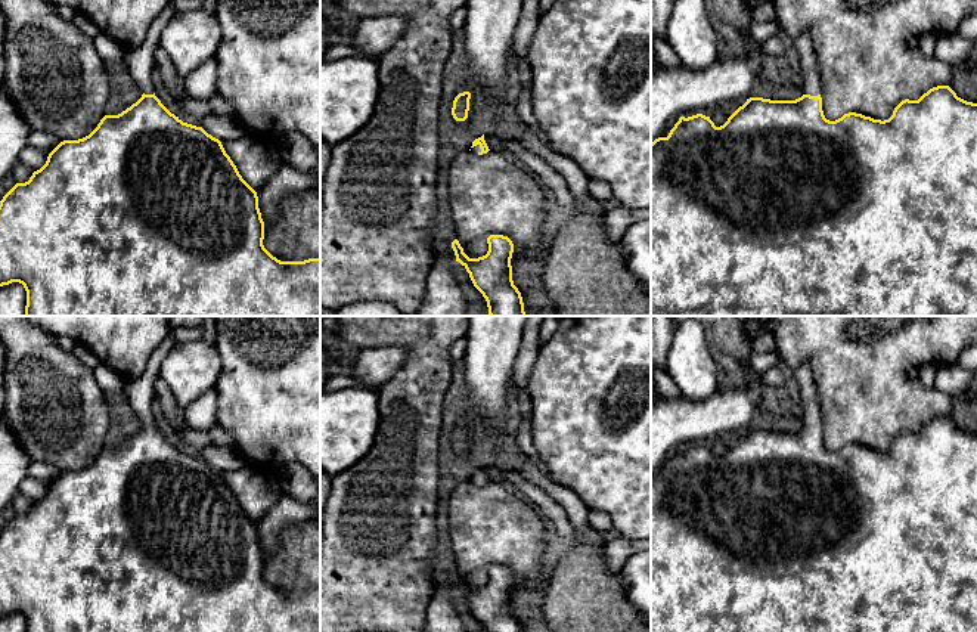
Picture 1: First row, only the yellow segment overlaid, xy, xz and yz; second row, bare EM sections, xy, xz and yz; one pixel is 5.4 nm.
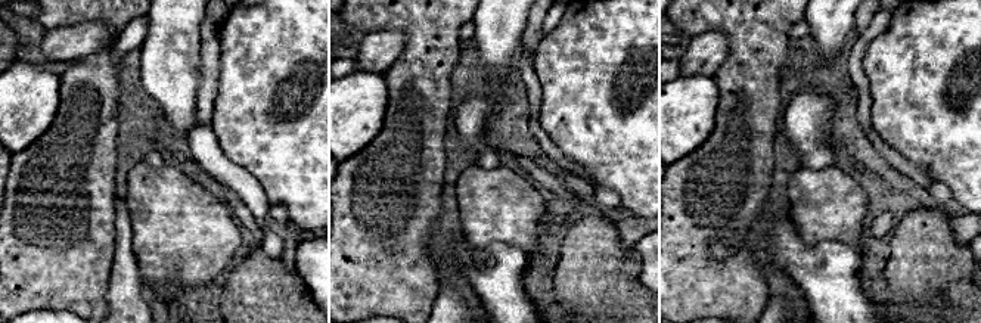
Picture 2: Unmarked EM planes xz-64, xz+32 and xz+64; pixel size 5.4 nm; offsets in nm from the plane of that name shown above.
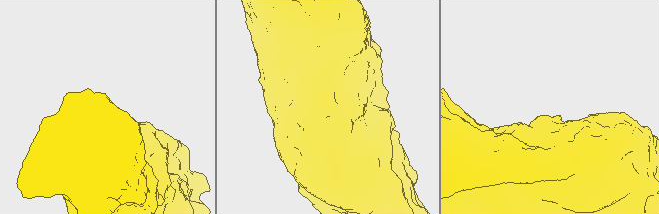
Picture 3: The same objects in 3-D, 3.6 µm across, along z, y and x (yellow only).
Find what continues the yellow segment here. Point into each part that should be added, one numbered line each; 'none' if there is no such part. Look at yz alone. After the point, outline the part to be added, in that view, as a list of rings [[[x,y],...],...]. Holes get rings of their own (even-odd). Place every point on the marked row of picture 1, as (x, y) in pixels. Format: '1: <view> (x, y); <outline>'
1: yz (803, 47); [[[804,31],[797,38],[794,38],[794,50],[800,61],[800,66],[807,77],[803,95],[810,95],[810,96],[821,95],[821,75],[818,71],[816,53],[812,46],[812,38],[809,31]]]

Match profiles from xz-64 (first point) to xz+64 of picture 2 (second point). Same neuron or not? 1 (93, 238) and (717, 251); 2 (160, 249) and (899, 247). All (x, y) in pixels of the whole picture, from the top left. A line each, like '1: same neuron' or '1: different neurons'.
1: different neurons
2: different neurons

